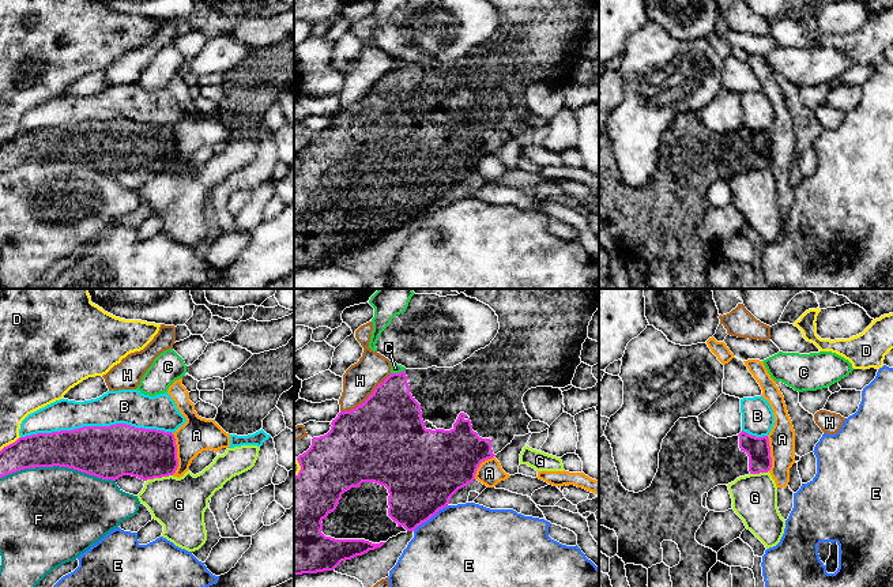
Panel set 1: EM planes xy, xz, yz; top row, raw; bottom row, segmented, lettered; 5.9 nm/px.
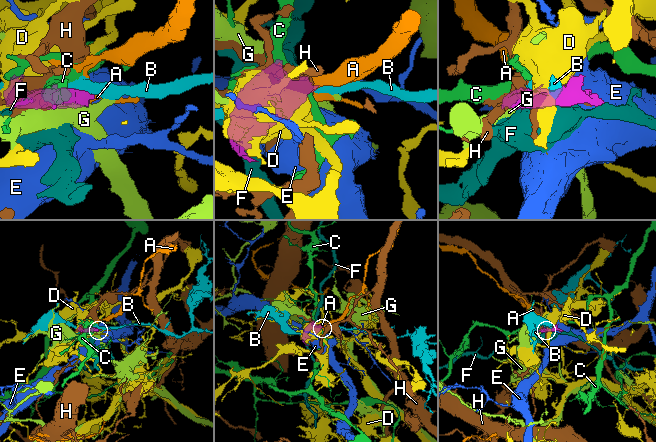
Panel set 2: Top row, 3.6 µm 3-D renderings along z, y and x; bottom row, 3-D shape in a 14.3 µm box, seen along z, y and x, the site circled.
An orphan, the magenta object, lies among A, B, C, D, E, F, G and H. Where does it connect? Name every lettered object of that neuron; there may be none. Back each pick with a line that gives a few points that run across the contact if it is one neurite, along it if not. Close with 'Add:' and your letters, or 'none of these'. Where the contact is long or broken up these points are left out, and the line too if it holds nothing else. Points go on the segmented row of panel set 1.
Add: none of these

